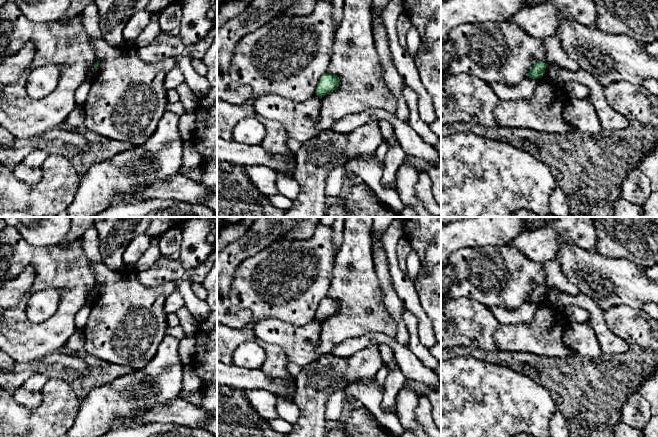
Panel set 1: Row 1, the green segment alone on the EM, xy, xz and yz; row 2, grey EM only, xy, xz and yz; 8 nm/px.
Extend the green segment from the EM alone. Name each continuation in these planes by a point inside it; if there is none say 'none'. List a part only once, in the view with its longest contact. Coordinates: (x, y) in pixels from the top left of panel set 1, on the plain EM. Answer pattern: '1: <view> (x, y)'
none

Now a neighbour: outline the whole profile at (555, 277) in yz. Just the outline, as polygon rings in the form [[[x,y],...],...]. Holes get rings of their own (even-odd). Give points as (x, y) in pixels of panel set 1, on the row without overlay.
[[[552,259],[545,262],[544,270],[547,282],[546,289],[555,287],[570,295],[577,295],[579,293],[578,287],[568,280],[557,260]]]

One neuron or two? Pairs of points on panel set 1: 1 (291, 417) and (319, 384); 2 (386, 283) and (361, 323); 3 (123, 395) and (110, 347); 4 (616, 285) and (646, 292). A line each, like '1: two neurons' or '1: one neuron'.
1: two neurons
2: two neurons
3: two neurons
4: one neuron

